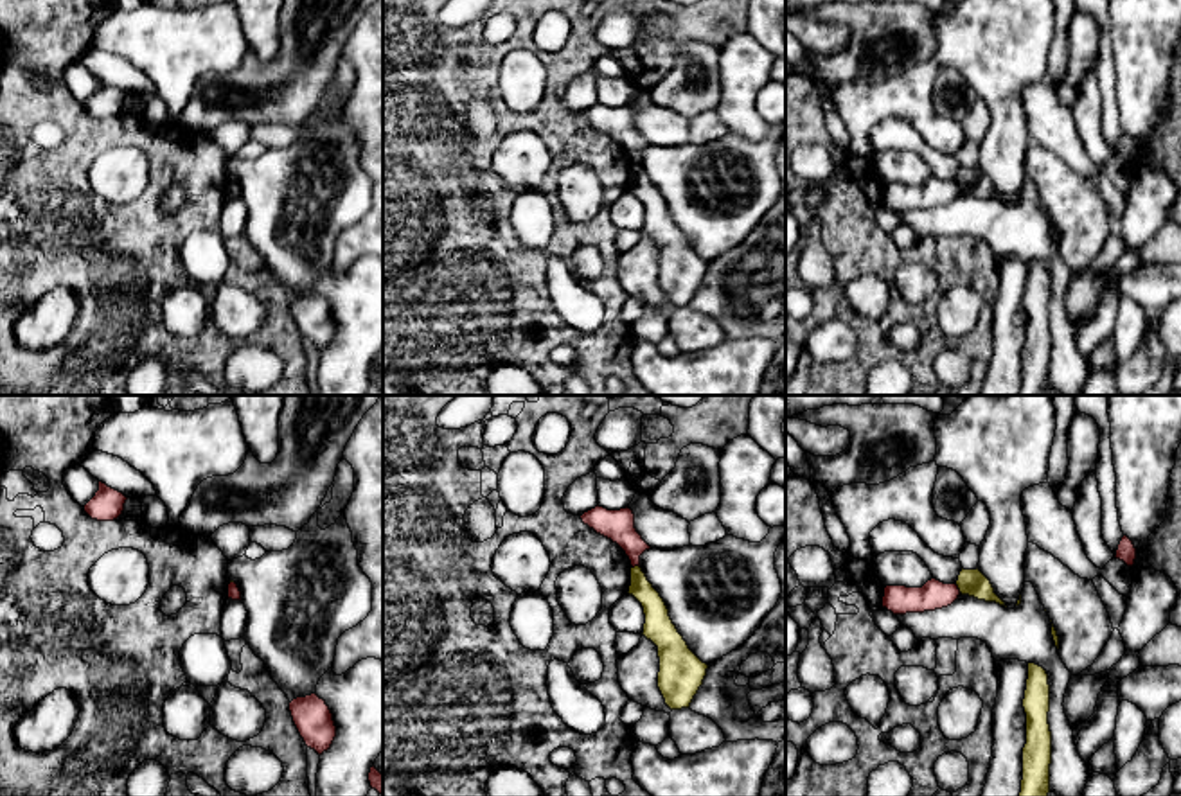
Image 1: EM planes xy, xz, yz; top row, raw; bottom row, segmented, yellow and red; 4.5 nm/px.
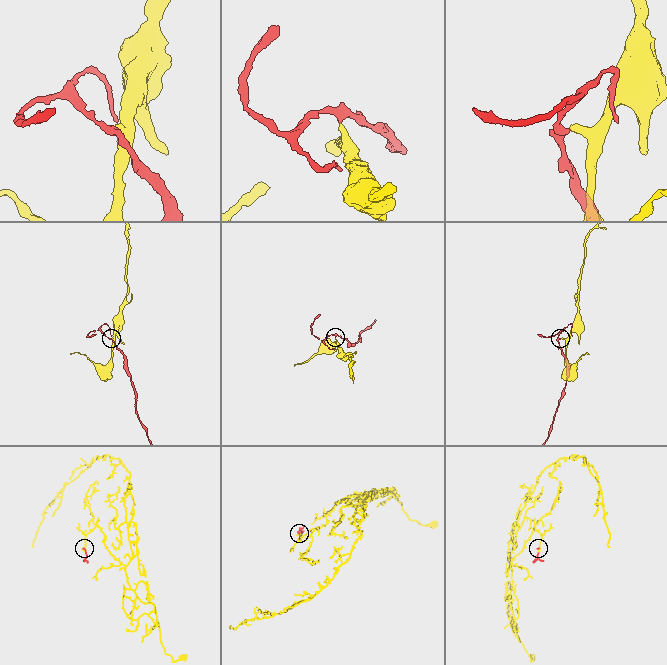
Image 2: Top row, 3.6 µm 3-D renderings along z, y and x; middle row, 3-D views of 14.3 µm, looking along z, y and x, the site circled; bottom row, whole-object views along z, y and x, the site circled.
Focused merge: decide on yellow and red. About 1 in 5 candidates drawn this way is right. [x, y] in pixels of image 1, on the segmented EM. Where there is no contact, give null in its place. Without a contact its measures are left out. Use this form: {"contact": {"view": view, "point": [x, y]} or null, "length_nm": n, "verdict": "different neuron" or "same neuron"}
{"contact": {"view": "yz", "point": [959, 588]}, "length_nm": 50, "verdict": "different neuron"}

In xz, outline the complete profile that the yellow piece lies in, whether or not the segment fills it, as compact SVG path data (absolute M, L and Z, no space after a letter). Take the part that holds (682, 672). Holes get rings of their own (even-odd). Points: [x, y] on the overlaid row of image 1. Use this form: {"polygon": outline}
{"polygon": "M640 566L631 568L633 595L644 607L644 636L658 647L658 688L670 710L688 708L706 676L703 663L687 645L669 616L660 593L647 580Z"}

